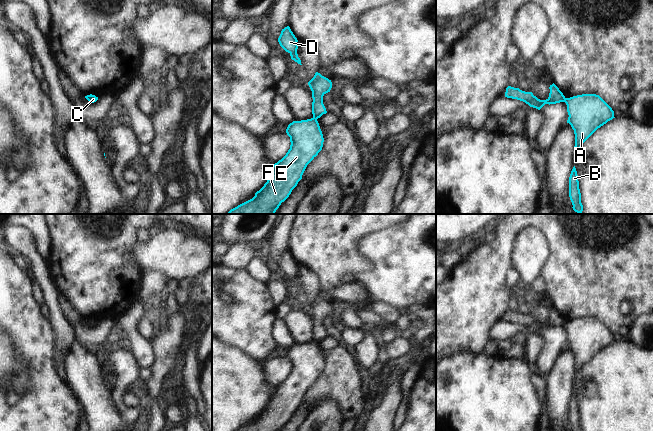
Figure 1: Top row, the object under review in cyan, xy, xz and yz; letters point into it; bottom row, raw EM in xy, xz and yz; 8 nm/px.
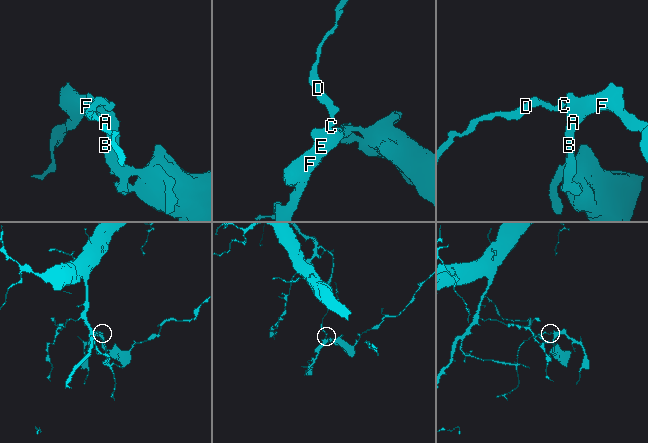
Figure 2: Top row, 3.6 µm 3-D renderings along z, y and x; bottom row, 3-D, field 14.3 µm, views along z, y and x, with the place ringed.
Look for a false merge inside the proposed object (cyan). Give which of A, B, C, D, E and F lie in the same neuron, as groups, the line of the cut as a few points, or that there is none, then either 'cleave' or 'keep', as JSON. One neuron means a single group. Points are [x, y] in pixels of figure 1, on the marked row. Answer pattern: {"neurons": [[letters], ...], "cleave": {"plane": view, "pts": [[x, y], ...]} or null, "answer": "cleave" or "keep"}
{"neurons": [["A", "B", "E", "F"], ["C", "D"]], "cleave": {"plane": "xz", "pts": [[313, 117], [316, 120]]}, "answer": "cleave"}

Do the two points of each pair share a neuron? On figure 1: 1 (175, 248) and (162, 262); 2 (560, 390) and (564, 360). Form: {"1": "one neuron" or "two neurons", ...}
{"1": "one neuron", "2": "one neuron"}

